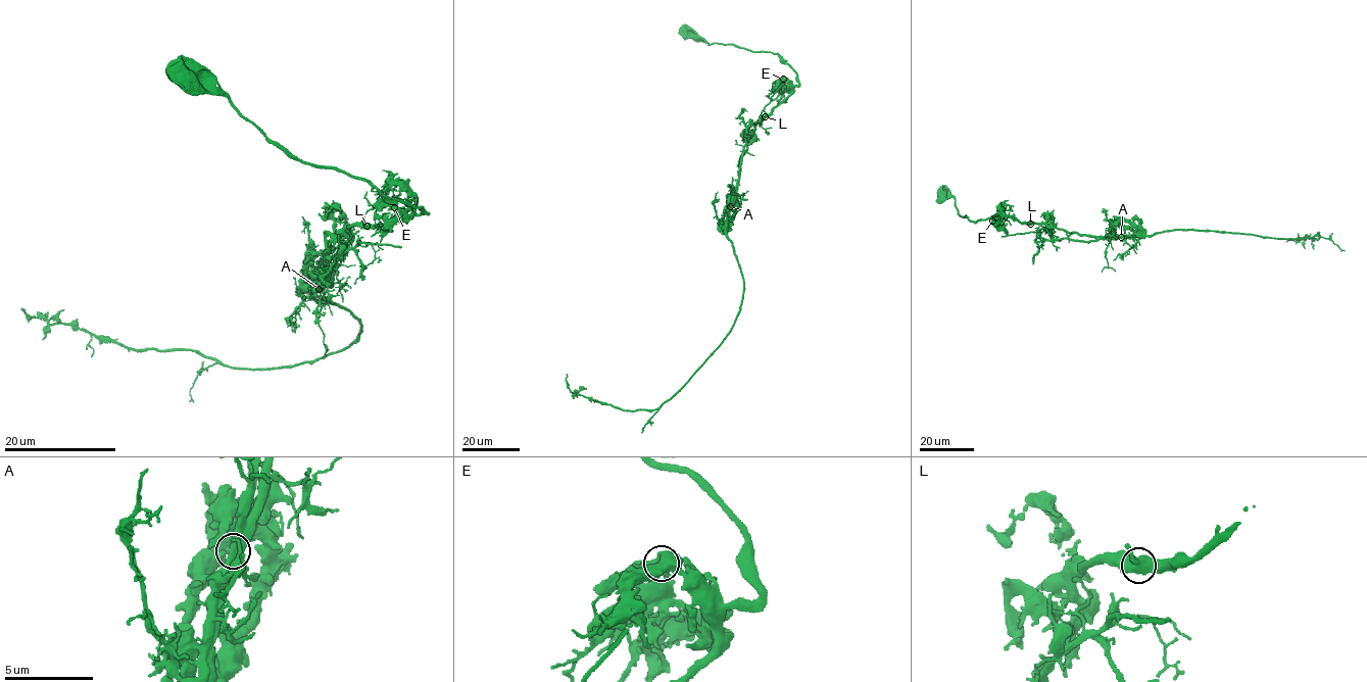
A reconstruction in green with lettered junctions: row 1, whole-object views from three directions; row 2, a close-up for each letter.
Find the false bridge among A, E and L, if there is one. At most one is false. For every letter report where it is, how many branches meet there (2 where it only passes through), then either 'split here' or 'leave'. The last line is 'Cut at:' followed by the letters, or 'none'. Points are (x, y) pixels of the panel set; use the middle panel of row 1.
A: (730, 206) | 3 | split here
E: (783, 79) | 3 | leave
L: (765, 116) | 3 | leave
Cut at: A

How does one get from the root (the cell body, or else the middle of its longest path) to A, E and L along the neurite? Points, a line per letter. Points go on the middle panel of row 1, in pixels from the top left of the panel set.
A: (684, 33), (709, 44), (776, 53), (796, 75), (798, 84), (755, 124), (754, 140), (739, 160), (731, 206)
E: (684, 33), (709, 44), (732, 44), (753, 51), (776, 53), (795, 72), (798, 84), (793, 86), (783, 79)
L: (684, 33), (709, 44), (732, 44), (753, 51), (776, 53), (792, 69), (798, 84), (765, 116)

